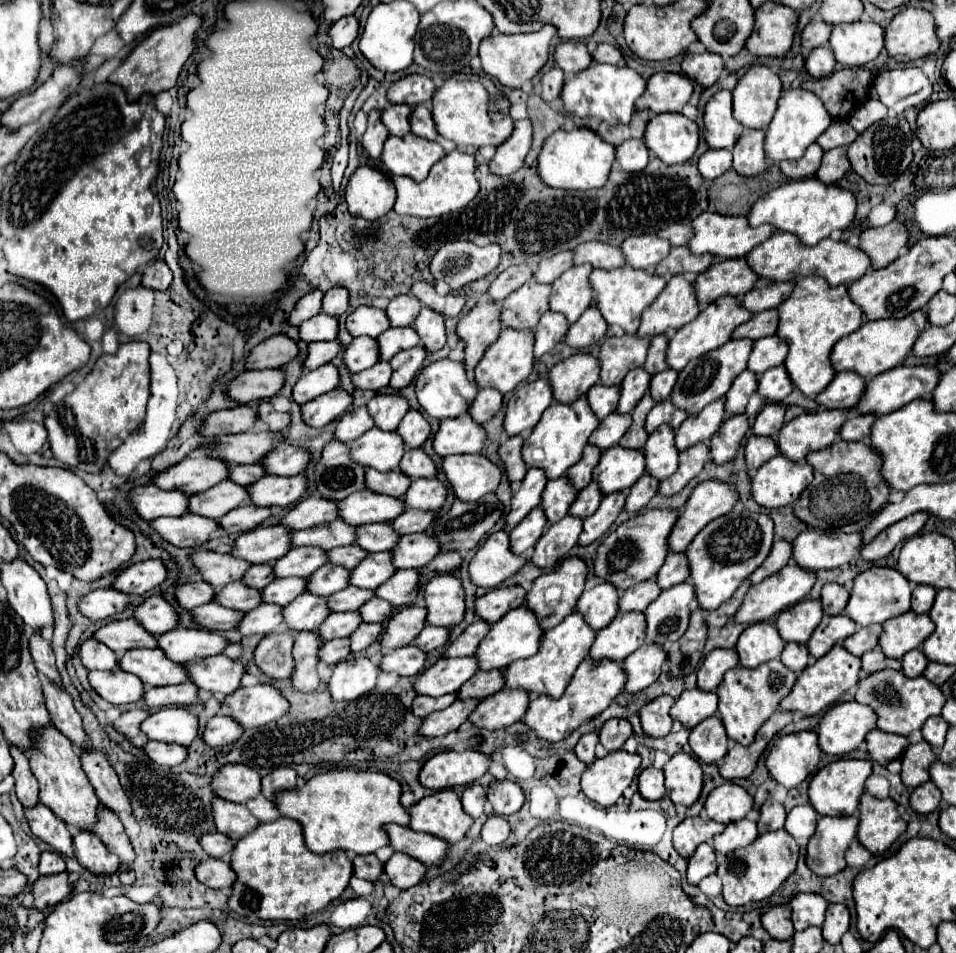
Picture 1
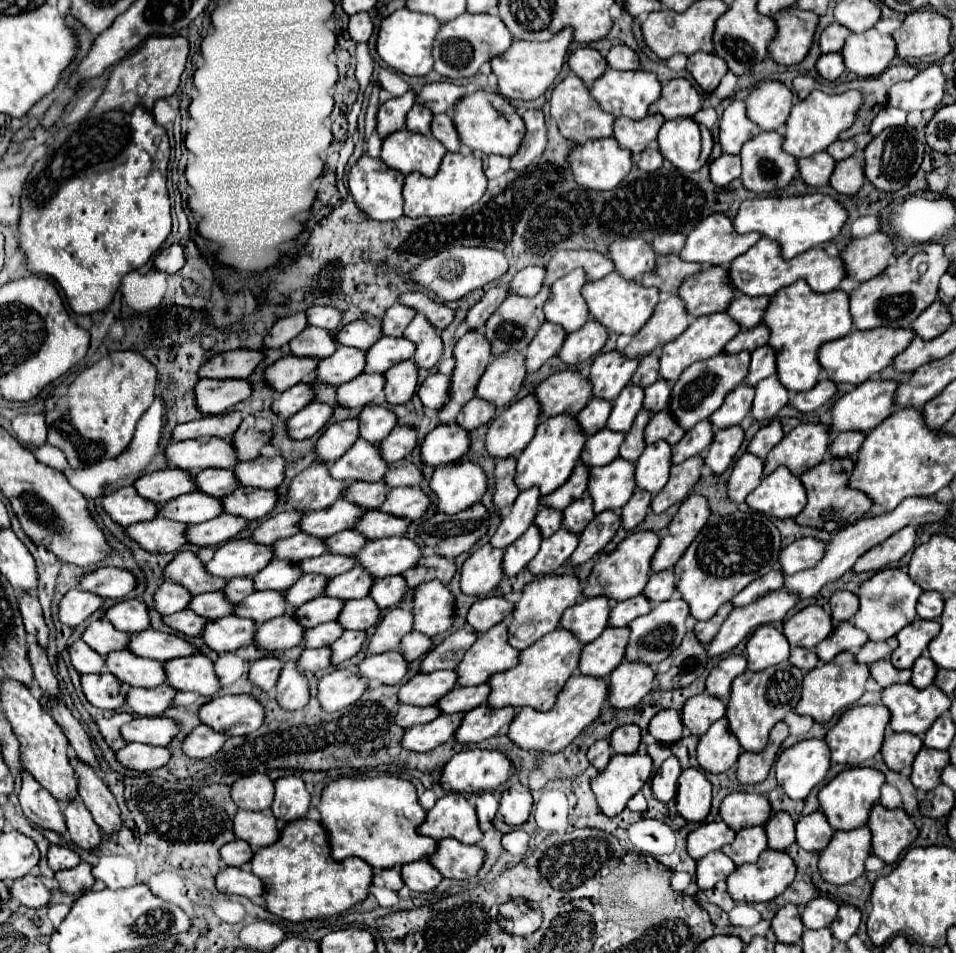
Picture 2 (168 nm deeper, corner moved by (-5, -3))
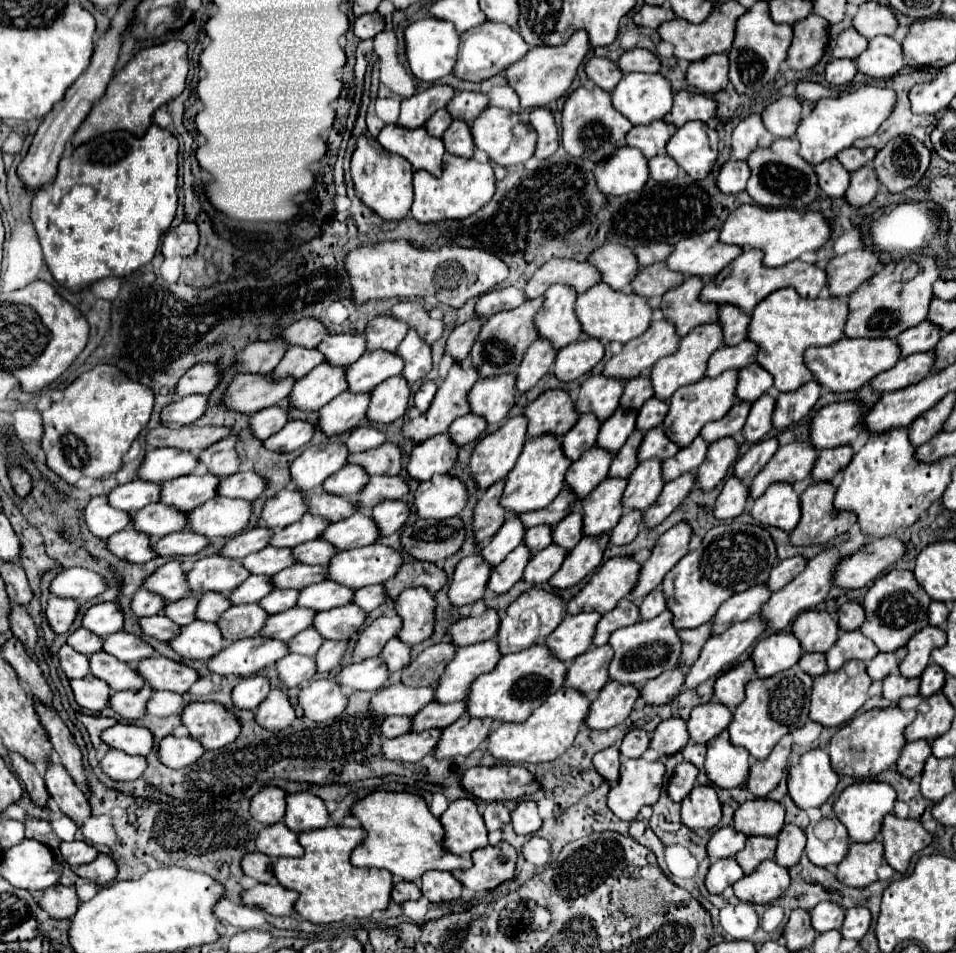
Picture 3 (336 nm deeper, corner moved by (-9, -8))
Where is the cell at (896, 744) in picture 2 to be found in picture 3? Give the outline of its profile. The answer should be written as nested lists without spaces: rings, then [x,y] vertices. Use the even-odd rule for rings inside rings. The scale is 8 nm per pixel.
[[[917,740],[917,742],[909,742],[899,760],[897,760],[897,768],[903,776],[907,778],[913,778],[917,774],[923,772],[923,766],[925,766],[925,760],[931,756],[931,744],[927,740]]]

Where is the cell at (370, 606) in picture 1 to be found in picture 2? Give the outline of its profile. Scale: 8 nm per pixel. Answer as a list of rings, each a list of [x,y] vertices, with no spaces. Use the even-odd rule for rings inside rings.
[[[371,597],[365,599],[353,599],[347,601],[341,615],[339,615],[339,623],[345,629],[371,629],[377,625],[381,611],[377,609],[377,605],[373,605]]]

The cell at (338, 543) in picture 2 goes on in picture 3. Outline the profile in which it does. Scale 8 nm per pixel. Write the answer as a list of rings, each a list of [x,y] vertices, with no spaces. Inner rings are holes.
[[[325,540],[305,542],[297,548],[293,548],[293,560],[301,562],[301,564],[311,564],[311,566],[315,566],[315,564],[325,566],[333,554],[335,554],[333,546],[329,546],[329,542],[325,542]]]

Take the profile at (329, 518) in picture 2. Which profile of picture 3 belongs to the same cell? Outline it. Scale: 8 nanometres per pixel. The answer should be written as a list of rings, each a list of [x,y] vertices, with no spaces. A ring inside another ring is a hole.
[[[303,514],[297,522],[285,526],[281,530],[275,530],[269,544],[277,546],[277,548],[295,548],[303,542],[317,540],[317,534],[321,534],[327,526],[329,526],[329,522],[325,522],[321,516]]]

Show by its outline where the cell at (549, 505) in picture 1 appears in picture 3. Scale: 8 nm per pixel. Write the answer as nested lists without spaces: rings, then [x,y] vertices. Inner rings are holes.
[[[533,526],[525,532],[523,544],[529,548],[531,554],[547,548],[551,544],[551,528],[549,526]]]

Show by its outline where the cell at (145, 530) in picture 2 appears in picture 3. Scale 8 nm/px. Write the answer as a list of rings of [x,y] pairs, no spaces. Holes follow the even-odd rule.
[[[125,528],[125,530],[109,536],[107,550],[127,562],[149,562],[149,560],[157,558],[157,554],[151,550],[149,538],[133,528]]]

